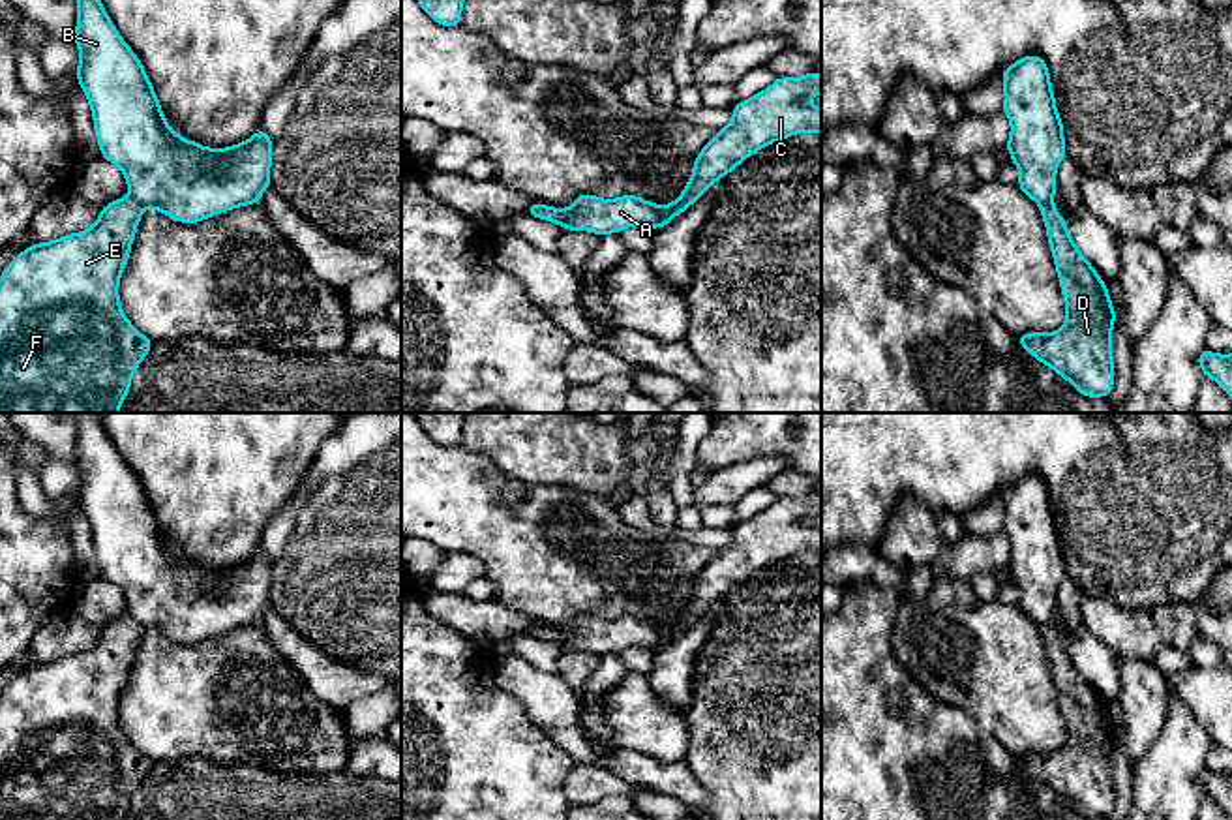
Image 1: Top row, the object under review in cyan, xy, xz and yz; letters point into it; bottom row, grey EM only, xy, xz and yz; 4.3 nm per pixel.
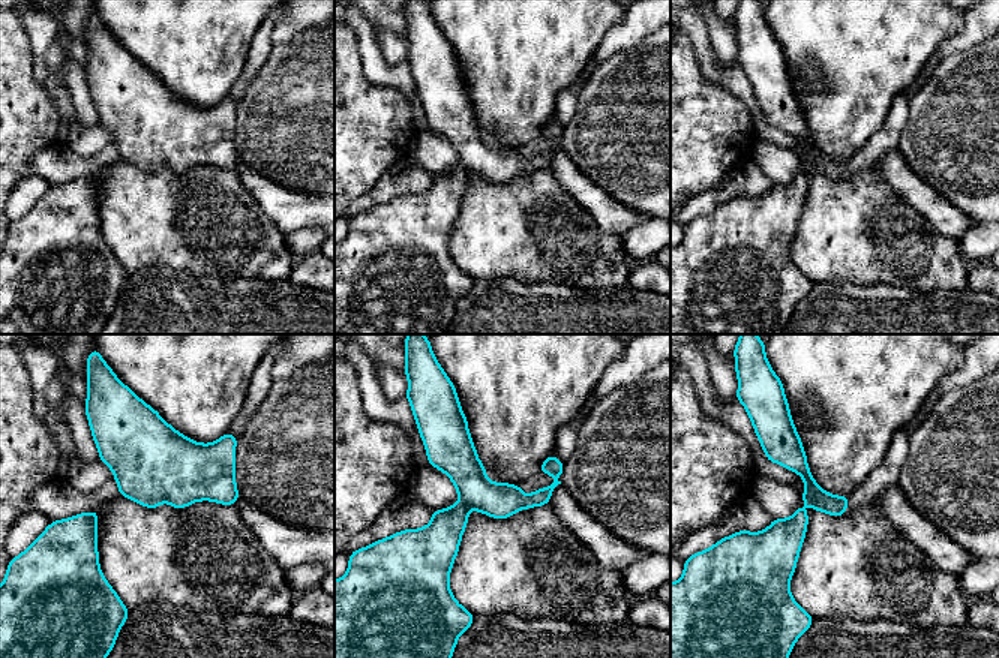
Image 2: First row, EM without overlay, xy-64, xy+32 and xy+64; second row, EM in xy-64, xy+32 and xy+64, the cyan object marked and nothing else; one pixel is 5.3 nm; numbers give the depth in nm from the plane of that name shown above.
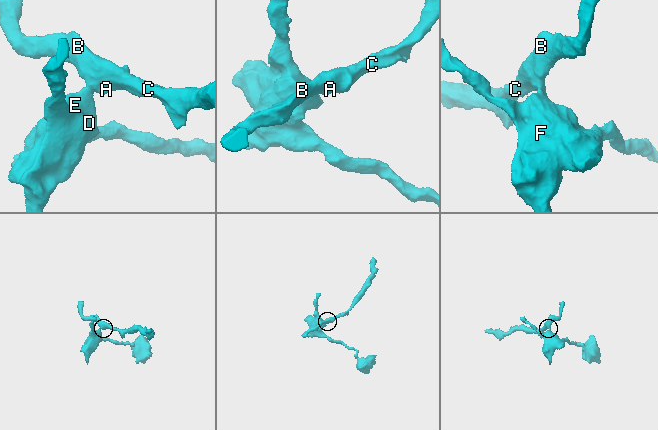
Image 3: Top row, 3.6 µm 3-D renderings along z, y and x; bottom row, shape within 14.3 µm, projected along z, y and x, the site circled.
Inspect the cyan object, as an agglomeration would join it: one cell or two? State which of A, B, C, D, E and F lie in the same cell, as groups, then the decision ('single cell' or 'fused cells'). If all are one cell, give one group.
groups A B C / D E F; fused cells

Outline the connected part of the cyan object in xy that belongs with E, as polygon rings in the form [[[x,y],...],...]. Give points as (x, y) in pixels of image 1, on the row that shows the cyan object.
[[[131,197],[105,205],[96,223],[51,242],[32,244],[0,276],[0,413],[118,413],[137,366],[152,349],[124,315],[118,285],[143,206]]]

